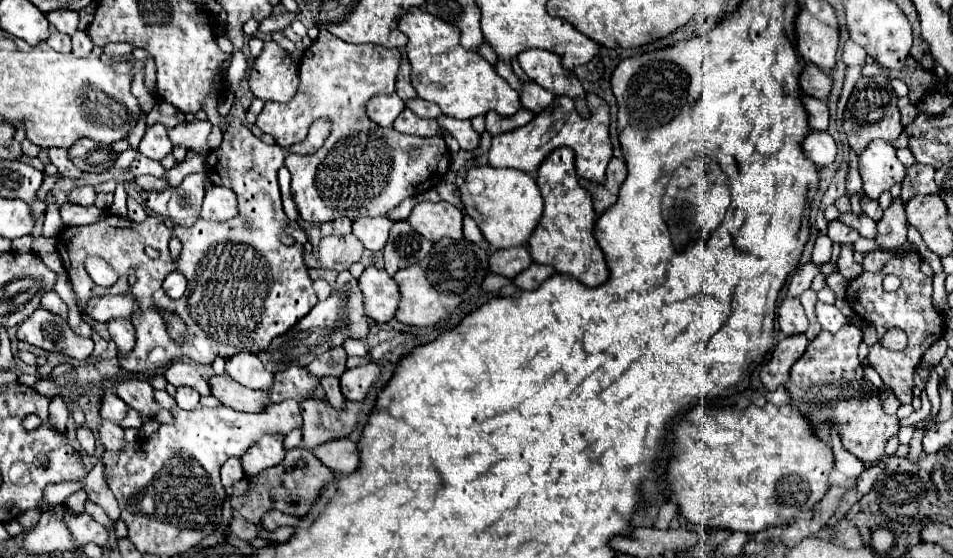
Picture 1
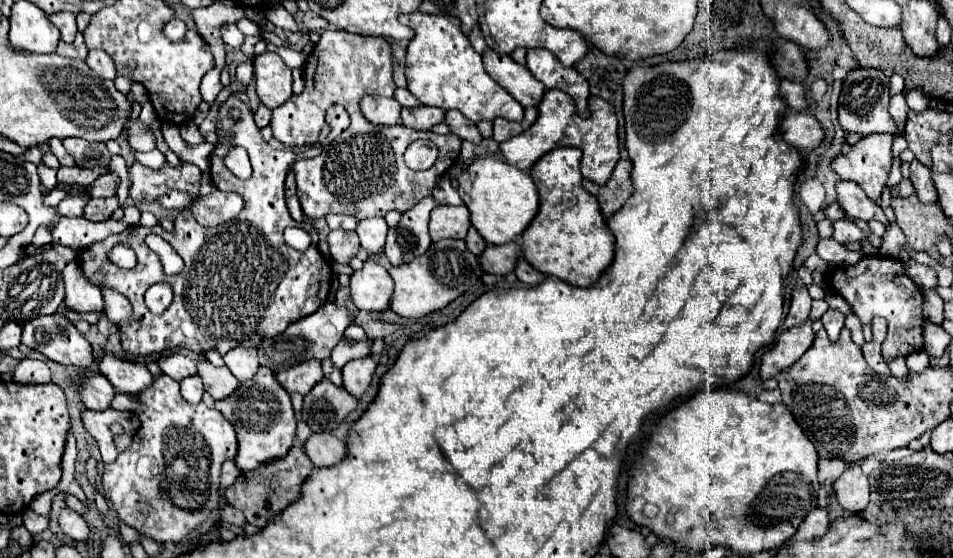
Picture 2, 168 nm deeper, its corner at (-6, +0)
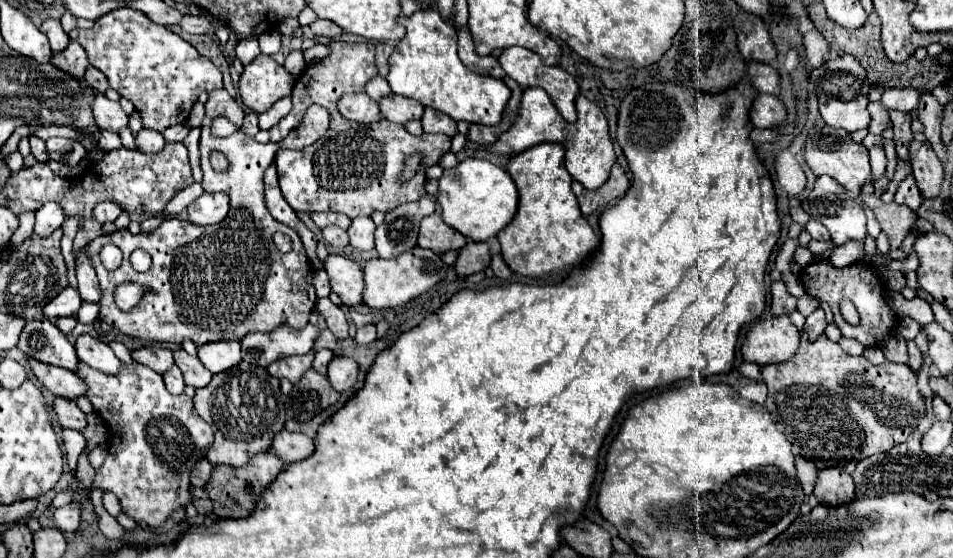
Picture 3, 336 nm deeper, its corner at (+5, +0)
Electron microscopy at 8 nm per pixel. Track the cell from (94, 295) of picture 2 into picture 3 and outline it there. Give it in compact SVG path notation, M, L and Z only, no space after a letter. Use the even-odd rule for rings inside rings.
M65 287L55 299L51 299L45 307L43 307L43 315L47 319L57 319L57 317L65 317L65 315L75 315L81 307L81 297L73 287Z

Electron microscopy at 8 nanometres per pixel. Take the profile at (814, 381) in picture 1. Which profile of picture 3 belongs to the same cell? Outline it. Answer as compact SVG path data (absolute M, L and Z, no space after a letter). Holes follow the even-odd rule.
M801 335L801 345L795 357L783 363L771 363L761 367L765 385L769 387L769 397L765 401L773 423L791 441L795 453L813 461L817 469L827 469L835 465L847 465L849 461L859 461L875 453L885 453L895 445L903 443L917 427L919 419L925 415L925 401L917 389L917 375L903 363L881 363L871 365L863 355L847 355L837 343L829 341L825 335L809 343L807 335Z

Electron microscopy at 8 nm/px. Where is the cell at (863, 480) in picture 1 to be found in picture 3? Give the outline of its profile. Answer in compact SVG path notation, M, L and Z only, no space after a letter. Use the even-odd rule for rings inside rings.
M831 467L819 471L813 495L823 505L843 505L855 497L855 485L851 475L847 475L841 467Z

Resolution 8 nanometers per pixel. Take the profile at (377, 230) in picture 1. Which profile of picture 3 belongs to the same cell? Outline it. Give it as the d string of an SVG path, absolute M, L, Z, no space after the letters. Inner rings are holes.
M355 217L347 230L351 245L361 251L371 251L373 231L375 231L375 223L371 221L371 217Z

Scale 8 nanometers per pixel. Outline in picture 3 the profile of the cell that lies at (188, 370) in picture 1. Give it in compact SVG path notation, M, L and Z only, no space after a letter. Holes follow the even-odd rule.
M157 345L133 349L131 351L131 357L137 363L143 363L143 365L151 367L157 373L165 373L167 369L173 367L173 355L171 355L171 351L165 349L165 347L157 347Z

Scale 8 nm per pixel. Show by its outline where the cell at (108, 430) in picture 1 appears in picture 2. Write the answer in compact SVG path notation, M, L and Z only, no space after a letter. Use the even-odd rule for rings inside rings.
M86 409L86 411L82 411L82 421L84 421L84 427L88 429L88 433L94 435L94 439L98 441L102 461L112 463L118 455L118 449L116 449L116 443L114 443L114 433L110 431L112 419L104 417L106 413L114 413L114 411L112 409L108 409L108 411L90 411L90 409Z

